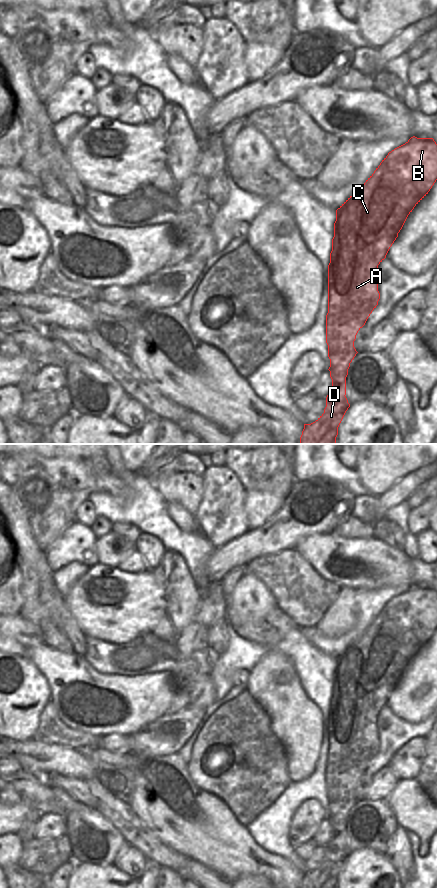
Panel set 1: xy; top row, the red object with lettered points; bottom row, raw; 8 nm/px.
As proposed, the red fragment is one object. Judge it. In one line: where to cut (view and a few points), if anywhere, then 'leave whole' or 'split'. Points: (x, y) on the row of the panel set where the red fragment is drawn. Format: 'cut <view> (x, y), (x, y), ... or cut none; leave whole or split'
cut xy (337, 363), (343, 373), (342, 391), (345, 394); split

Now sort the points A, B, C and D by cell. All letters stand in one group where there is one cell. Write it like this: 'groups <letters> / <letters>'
groups A B C / D

